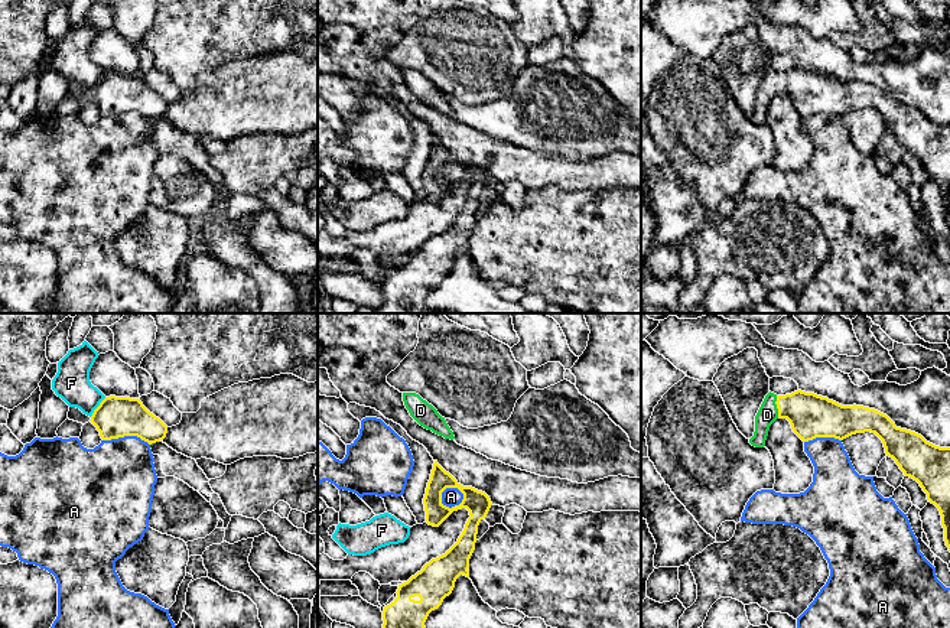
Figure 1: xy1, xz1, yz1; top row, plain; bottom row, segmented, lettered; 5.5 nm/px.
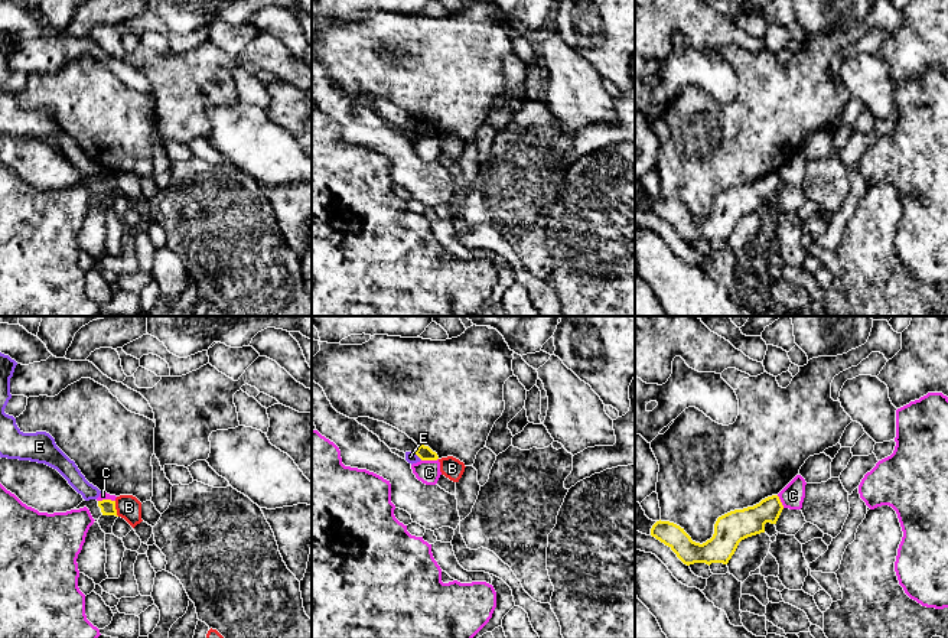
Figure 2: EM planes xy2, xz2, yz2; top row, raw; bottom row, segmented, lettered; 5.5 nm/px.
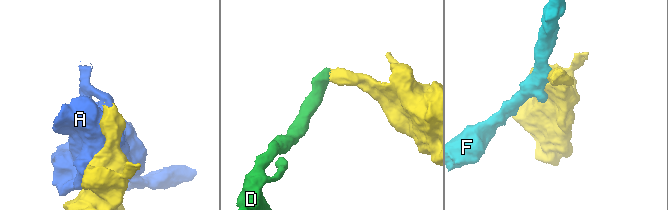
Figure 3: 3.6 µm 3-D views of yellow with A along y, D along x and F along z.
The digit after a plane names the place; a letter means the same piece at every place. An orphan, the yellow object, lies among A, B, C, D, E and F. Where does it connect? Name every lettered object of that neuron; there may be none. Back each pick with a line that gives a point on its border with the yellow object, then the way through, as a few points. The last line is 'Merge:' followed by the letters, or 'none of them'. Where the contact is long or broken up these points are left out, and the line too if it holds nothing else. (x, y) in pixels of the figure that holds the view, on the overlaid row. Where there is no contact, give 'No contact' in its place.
D: Touches yellow at yz1 (777, 407). Path across: yz1 (812, 416), (799, 407), (777, 407), (767, 415)
Merge: D

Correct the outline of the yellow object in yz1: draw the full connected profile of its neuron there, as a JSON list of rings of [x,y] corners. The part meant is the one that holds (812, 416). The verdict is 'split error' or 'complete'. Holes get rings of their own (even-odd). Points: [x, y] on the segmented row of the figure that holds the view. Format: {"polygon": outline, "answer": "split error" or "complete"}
{"polygon": [[[797,390],[791,394],[777,396],[768,393],[755,416],[755,432],[749,443],[764,448],[770,426],[777,419],[787,419],[793,432],[809,442],[816,437],[834,437],[843,440],[856,433],[875,433],[884,443],[886,456],[892,458],[905,476],[920,484],[927,494],[927,500],[934,504],[941,515],[944,541],[950,551],[950,448],[940,448],[927,442],[921,435],[897,427],[884,413],[863,406],[842,406],[827,397]]], "answer": "split error"}

